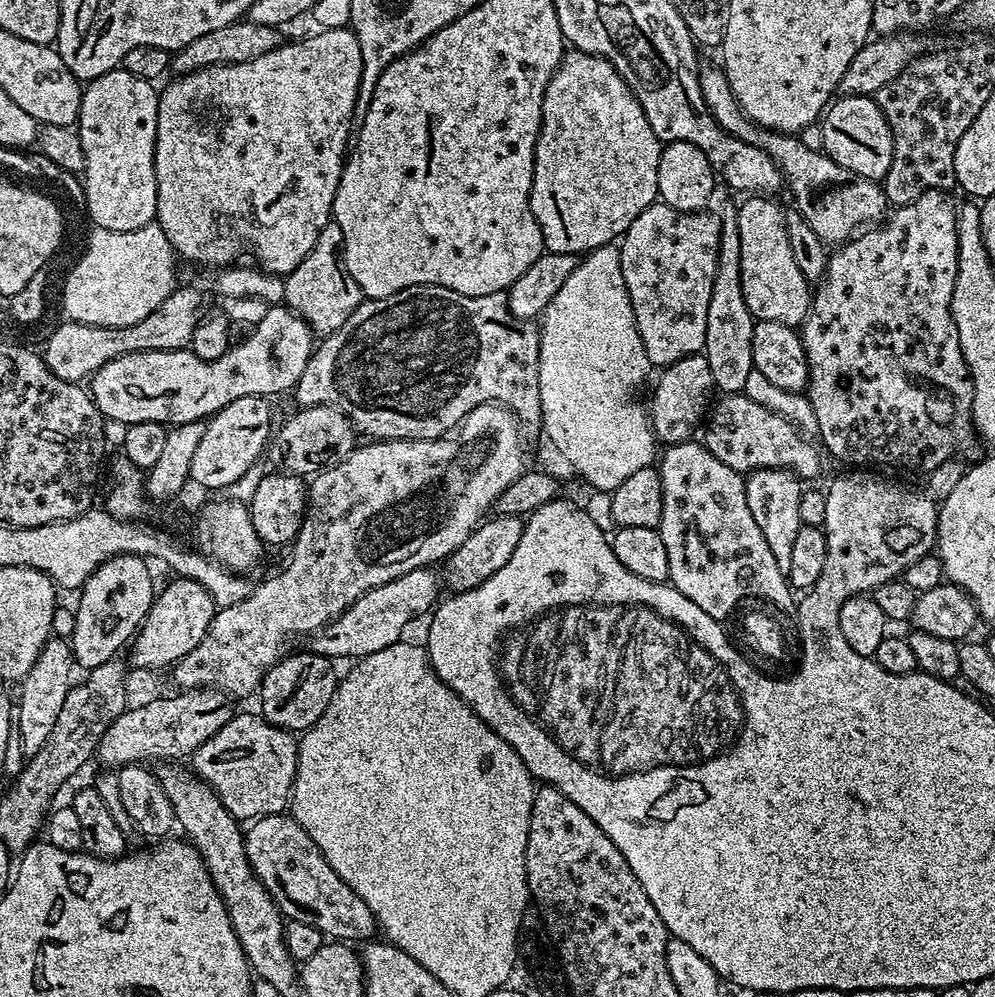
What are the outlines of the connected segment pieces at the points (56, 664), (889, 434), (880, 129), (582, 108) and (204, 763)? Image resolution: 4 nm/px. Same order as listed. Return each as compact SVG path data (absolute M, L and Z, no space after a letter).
M49 638L34 660L34 666L30 666L24 679L19 681L20 700L18 696L18 703L14 708L14 730L18 734L25 757L38 754L38 750L46 746L46 738L50 738L54 722L58 722L58 714L62 711L62 702L66 702L68 689L74 683L72 668L74 669L74 661L71 643L64 638Z
M951 191L922 194L922 198L914 198L914 202L897 207L887 217L883 226L873 227L857 235L839 250L833 251L828 258L824 279L815 285L812 292L812 304L799 329L800 341L804 343L808 359L806 395L814 406L814 418L818 418L819 443L824 448L828 447L828 452L834 459L848 464L844 466L889 464L892 468L931 470L941 467L948 460L959 457L961 455L959 452L966 451L975 440L978 440L978 433L972 422L974 402L972 375L968 372L966 358L958 342L958 326L952 321L952 295L958 274L958 222L956 221L958 204L957 201L952 201L952 195Z
M840 96L823 113L818 125L822 132L824 155L838 162L838 166L862 174L862 178L883 181L892 165L892 131L873 97Z
M575 50L565 51L564 56L560 59L556 72L550 78L546 86L546 94L542 98L542 122L540 123L540 133L536 139L536 149L534 150L534 170L532 171L532 193L530 194L530 206L534 218L544 235L544 246L549 252L571 252L573 254L587 254L594 251L595 248L603 248L619 241L624 232L646 210L650 205L657 203L660 191L658 190L658 162L660 161L660 150L662 142L650 130L650 122L646 122L646 114L634 98L630 86L614 70L614 66L606 58L577 52Z
M244 712L241 716L240 713L233 715L226 726L222 726L222 730L214 734L214 738L202 742L202 746L198 746L190 757L191 771L211 786L214 794L218 794L222 806L226 806L226 810L230 810L235 820L241 822L255 822L261 816L279 816L289 807L300 749L293 733L269 724L263 716L252 712Z

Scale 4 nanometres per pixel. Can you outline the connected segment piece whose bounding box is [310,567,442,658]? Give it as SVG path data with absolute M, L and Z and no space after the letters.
M431 567L415 568L402 574L402 578L386 582L366 595L359 596L337 620L333 620L311 637L311 651L329 658L359 658L374 654L378 650L386 650L386 646L391 644L401 643L403 636L400 635L407 630L408 623L418 619L424 611L427 613L441 599L442 580L432 571Z

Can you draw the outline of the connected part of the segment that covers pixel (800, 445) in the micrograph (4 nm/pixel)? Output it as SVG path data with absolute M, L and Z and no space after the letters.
M743 393L723 395L720 399L711 409L702 437L704 447L714 458L741 474L762 468L786 468L807 480L819 472L819 447L804 436L796 425L766 410Z

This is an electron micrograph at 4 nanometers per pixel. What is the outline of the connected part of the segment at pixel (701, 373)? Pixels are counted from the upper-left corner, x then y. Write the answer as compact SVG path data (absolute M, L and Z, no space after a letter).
M701 353L679 359L661 372L663 374L656 384L652 406L650 404L648 408L653 435L663 445L680 444L694 436L694 430L709 411L712 402L710 398L715 391L712 373L708 360Z

